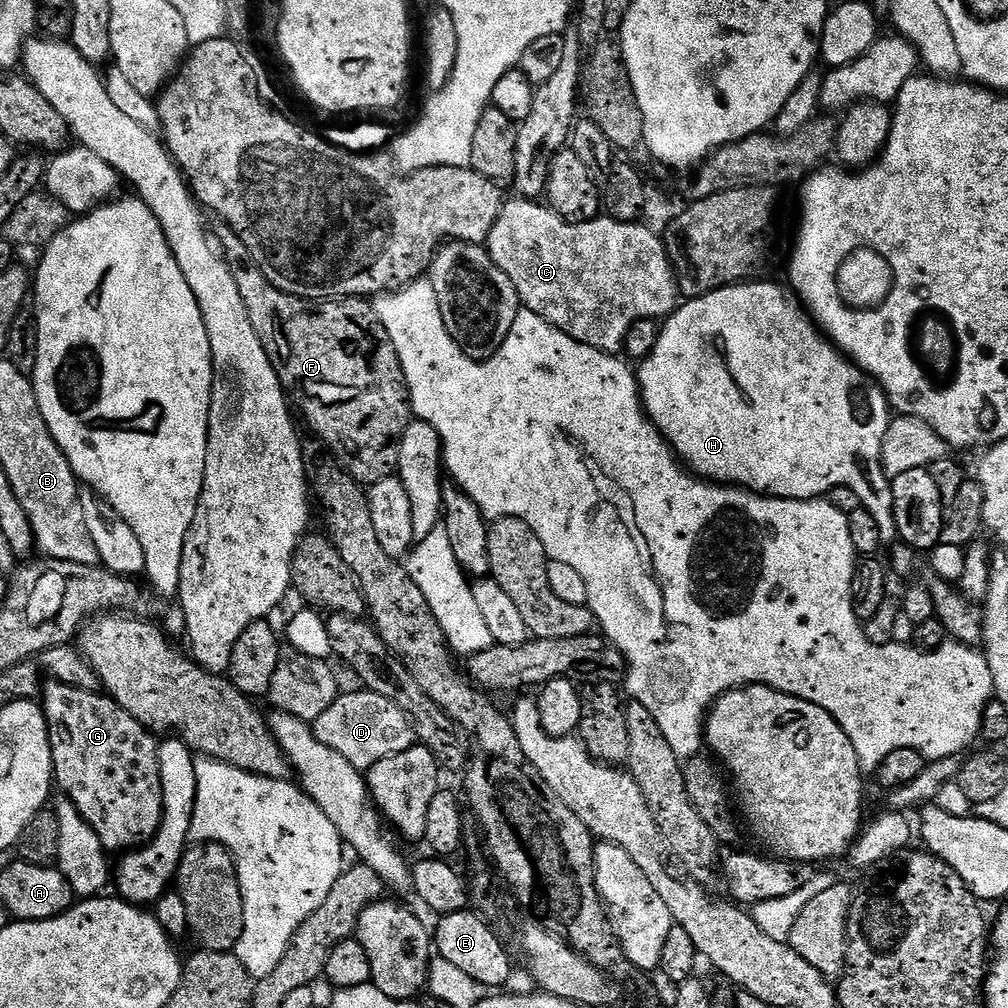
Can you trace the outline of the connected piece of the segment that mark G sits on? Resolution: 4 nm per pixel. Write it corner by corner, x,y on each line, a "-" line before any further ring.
49,679
42,688
42,707
50,750
52,775
57,789
76,807
78,814
98,834
104,851
123,854
152,839
164,817
162,778
158,774
158,740
138,718
126,714
118,702
99,691
87,692
61,680

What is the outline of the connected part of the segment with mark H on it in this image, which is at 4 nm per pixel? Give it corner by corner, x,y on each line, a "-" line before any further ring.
756,284
756,288
728,288
728,292
716,292
716,296
708,296
704,300
685,299
676,311
661,323
660,337
654,350
650,350
646,359
639,361
638,379
640,398
652,425
664,435
665,441
691,475
713,484
746,488
749,492
761,496
777,496
787,500
814,500
823,497
835,487
850,487
858,494
863,508
874,514
878,530
882,534
882,545
891,546
897,543
892,482
882,466
882,438
886,438
890,419
888,400
879,386
872,386
864,396
860,416
856,413
856,391
860,388
860,380
862,381
860,369
831,340
822,335
803,303
793,299
790,292
780,292
780,288
768,288
768,284

